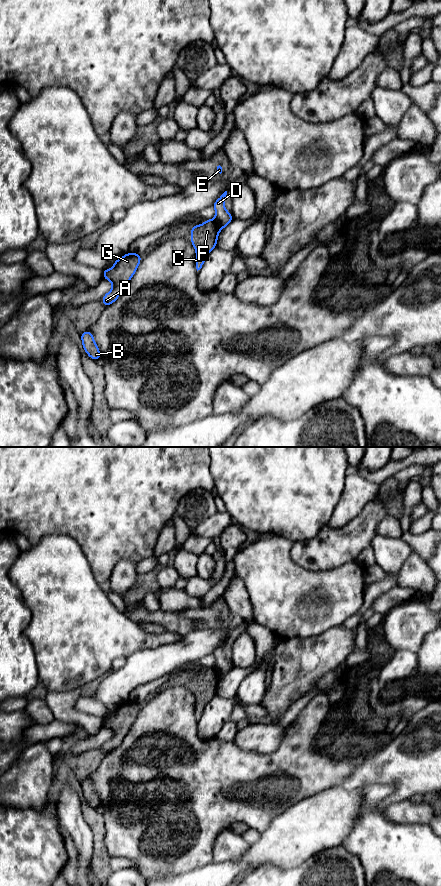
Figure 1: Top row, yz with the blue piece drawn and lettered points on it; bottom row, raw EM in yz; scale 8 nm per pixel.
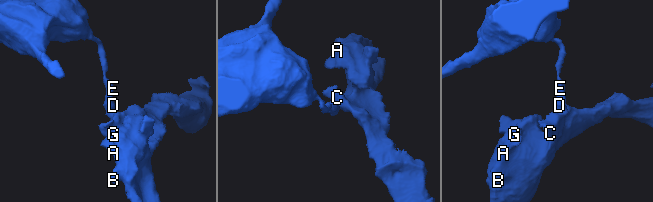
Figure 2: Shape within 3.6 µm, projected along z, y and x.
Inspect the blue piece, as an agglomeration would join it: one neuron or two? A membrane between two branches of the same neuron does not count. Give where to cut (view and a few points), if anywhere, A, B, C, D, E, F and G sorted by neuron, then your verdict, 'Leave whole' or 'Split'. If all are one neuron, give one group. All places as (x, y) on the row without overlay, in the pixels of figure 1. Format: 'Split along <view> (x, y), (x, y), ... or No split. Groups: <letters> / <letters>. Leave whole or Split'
Split along yz (213, 668), (220, 677). Groups: A B C F G / D E. Split

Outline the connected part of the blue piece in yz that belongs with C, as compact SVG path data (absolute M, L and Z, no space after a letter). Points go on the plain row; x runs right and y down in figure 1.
M206 667L202 673L191 675L191 692L196 699L196 717L200 718L208 702L217 695L220 677L214 668Z

